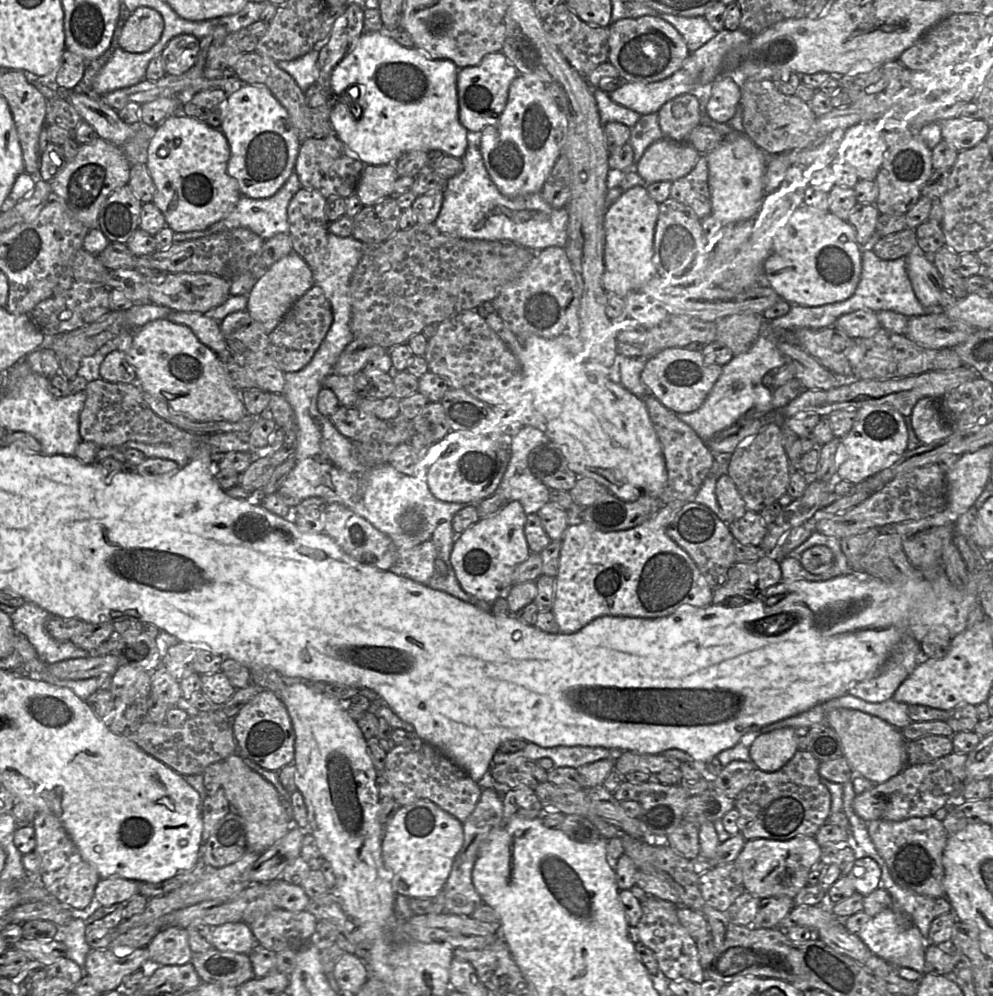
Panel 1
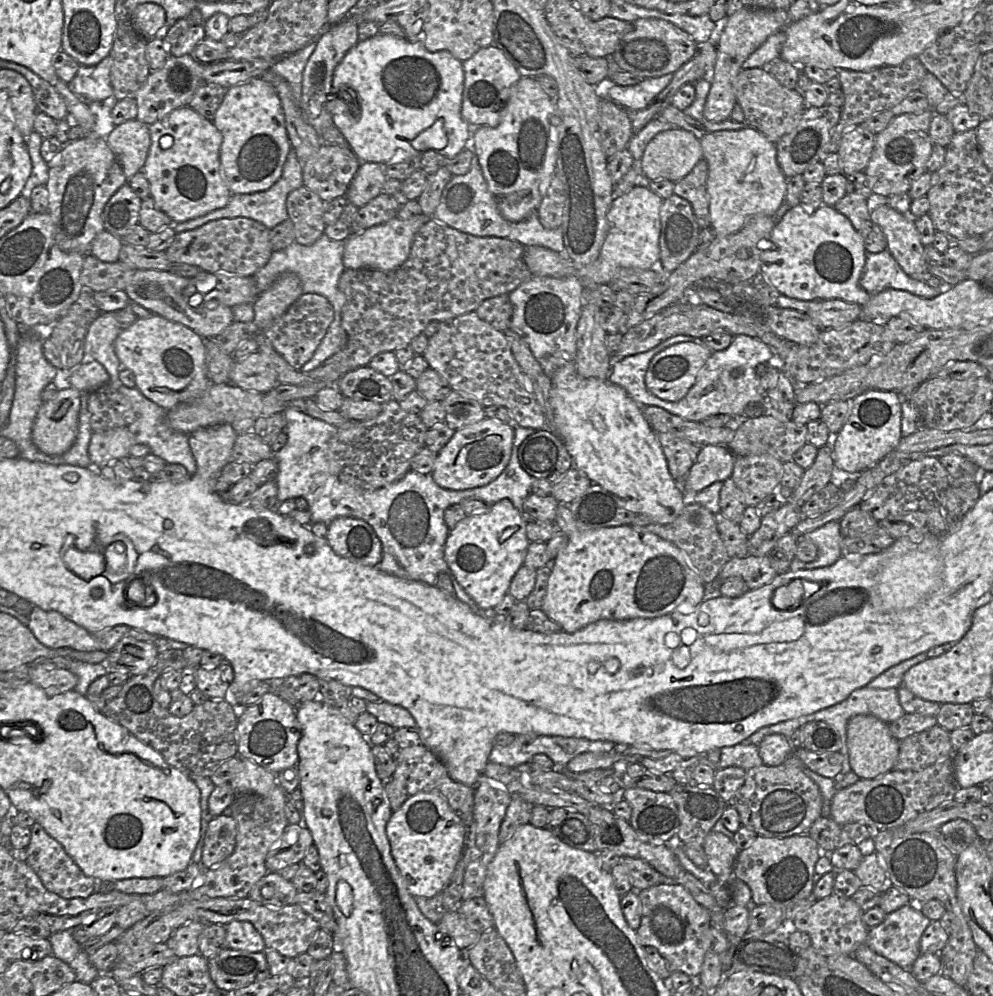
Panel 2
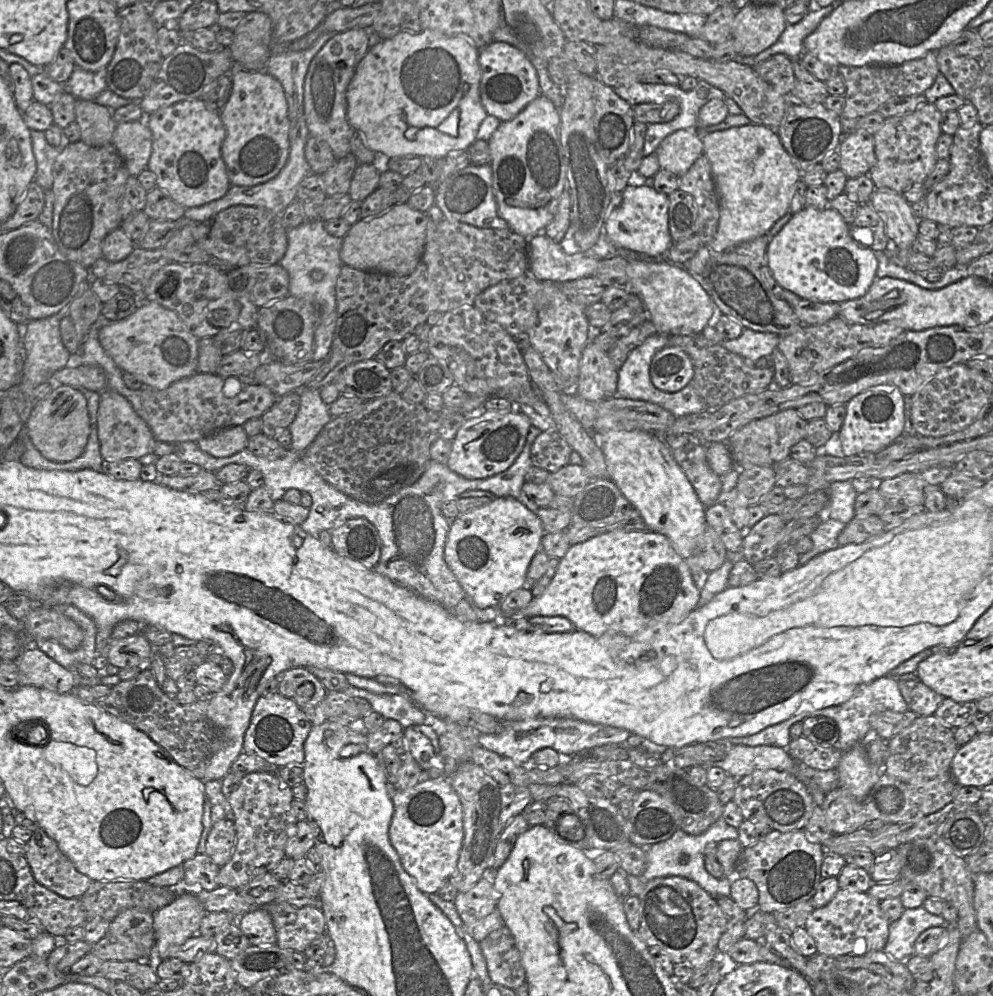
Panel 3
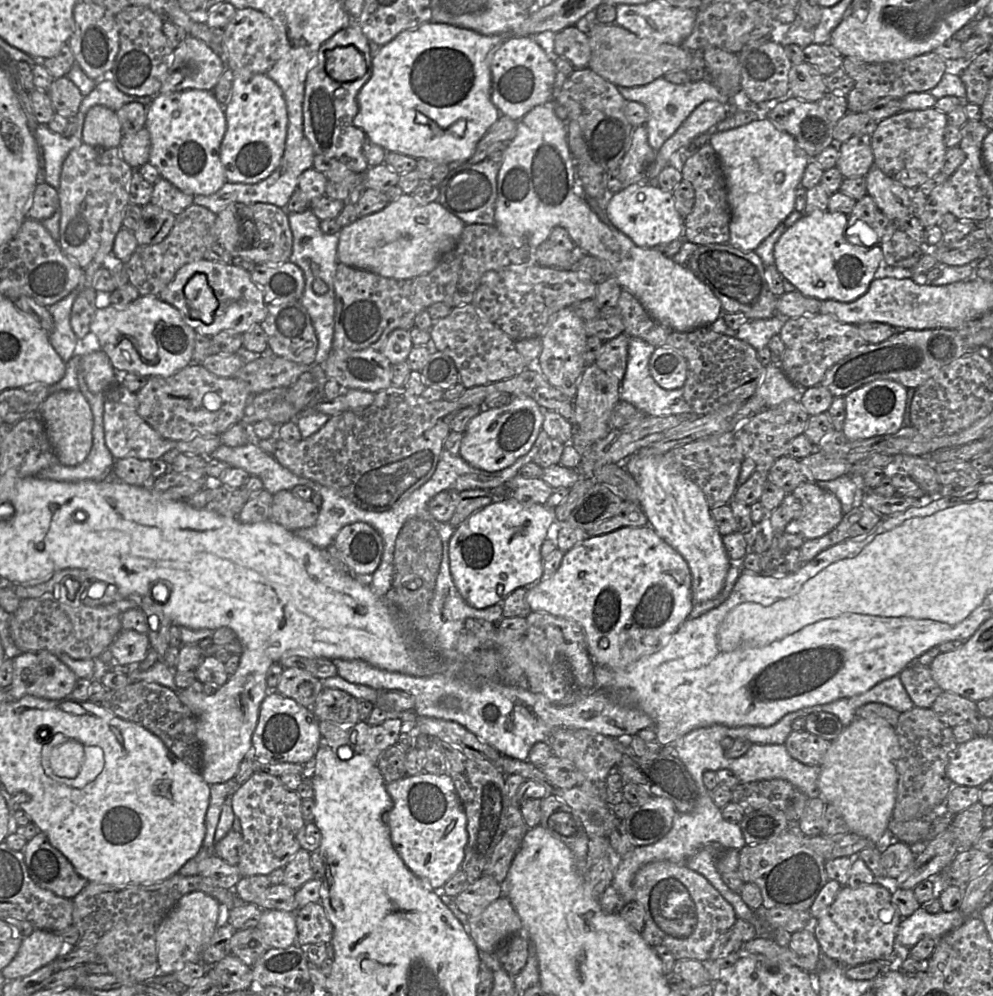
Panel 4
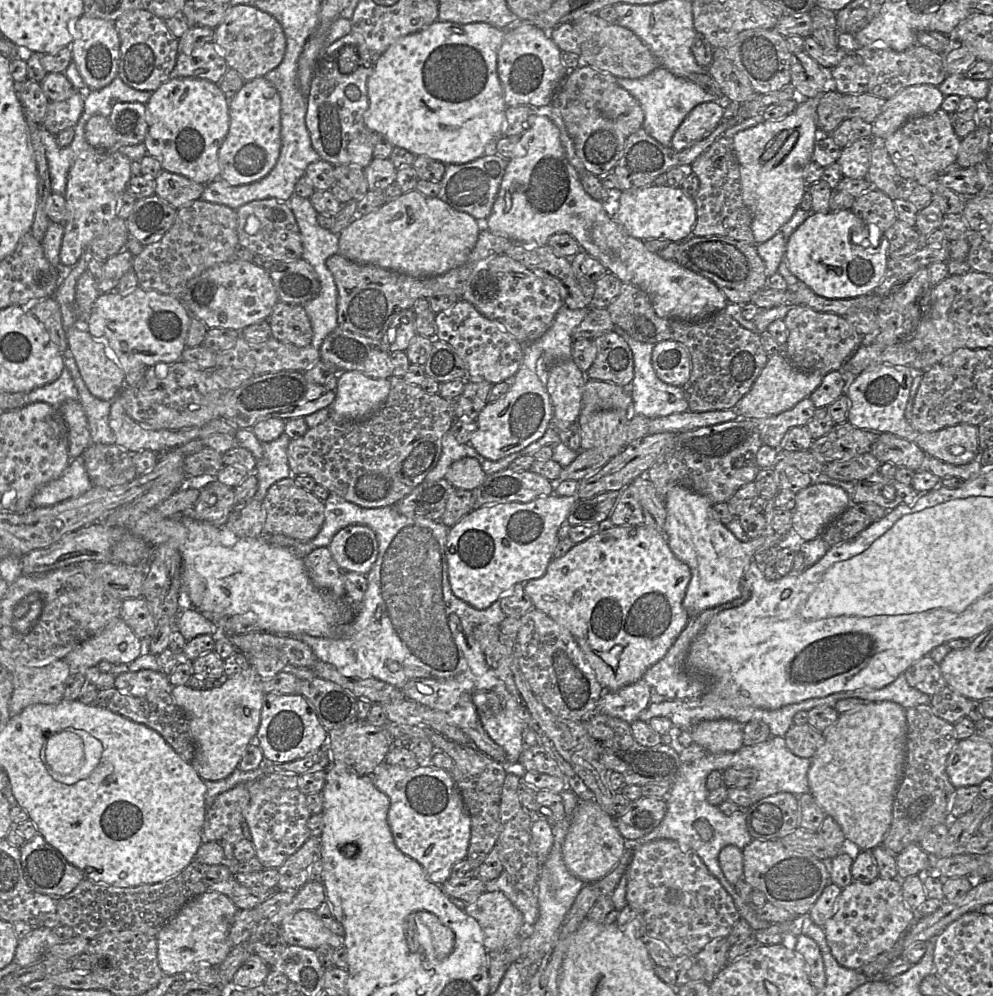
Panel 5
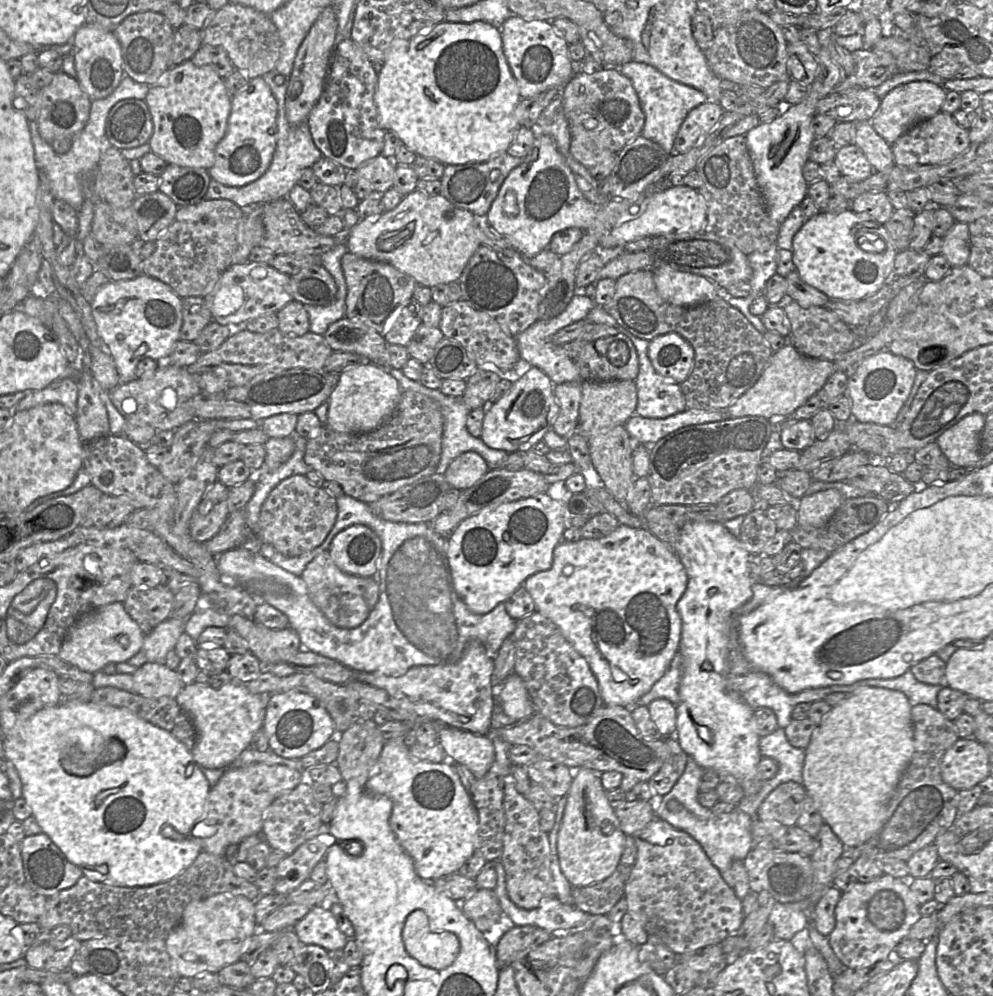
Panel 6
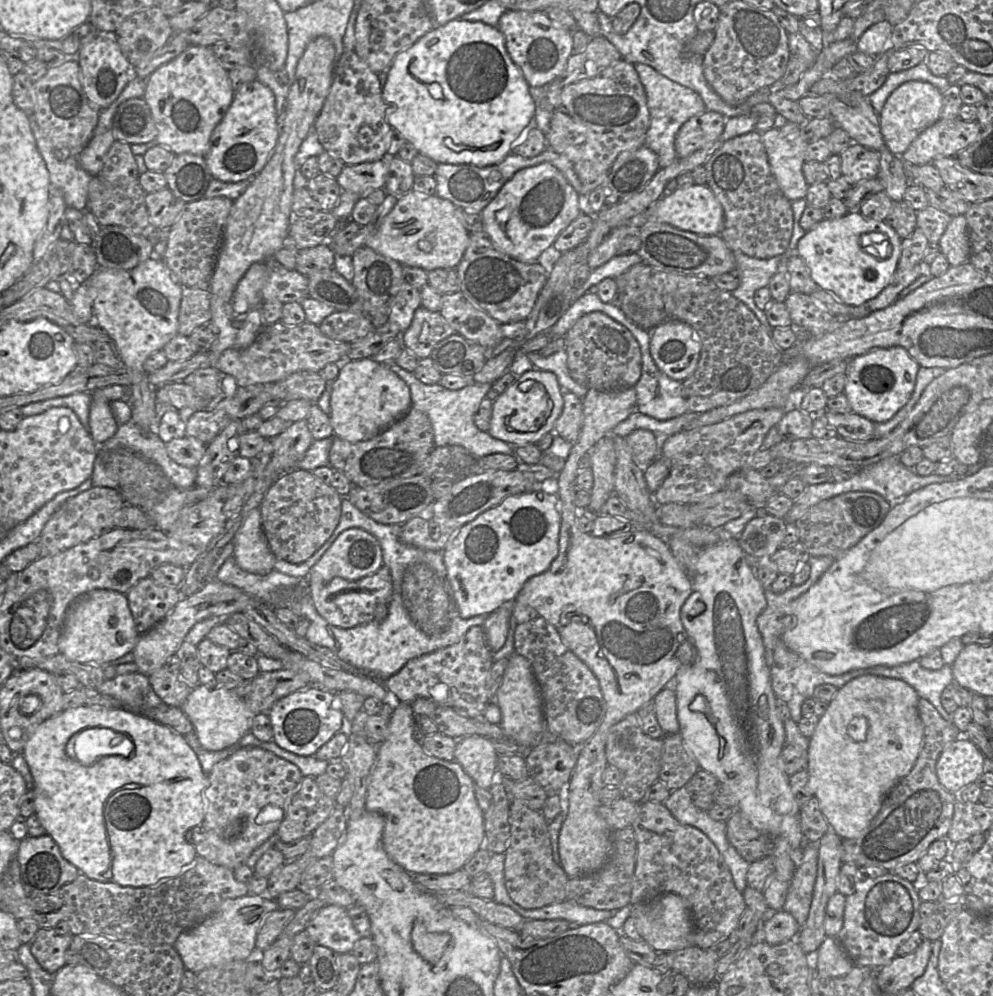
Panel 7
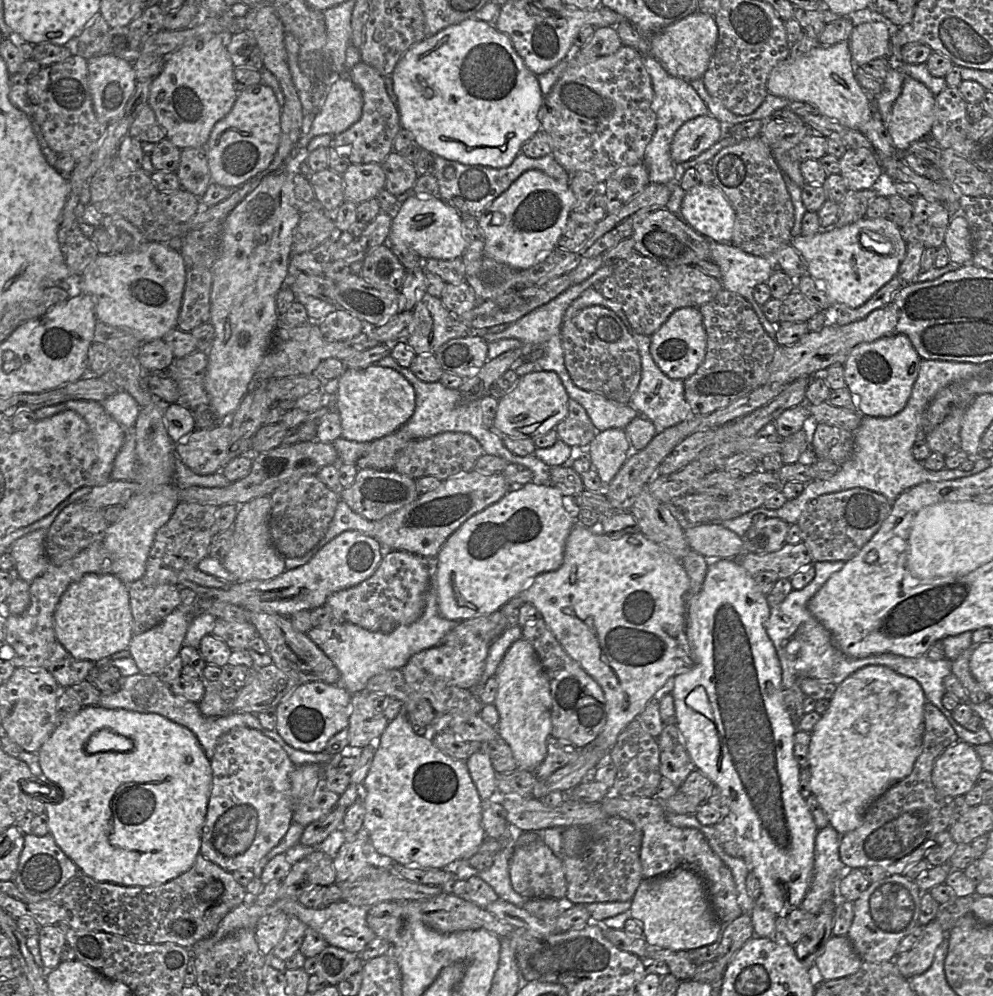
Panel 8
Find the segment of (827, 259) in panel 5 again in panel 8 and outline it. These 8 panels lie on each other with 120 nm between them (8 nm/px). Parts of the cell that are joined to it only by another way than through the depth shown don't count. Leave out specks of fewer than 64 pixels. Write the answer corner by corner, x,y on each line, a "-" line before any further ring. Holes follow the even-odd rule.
863,217
842,227
822,228
813,235
798,235
791,239
791,245
804,257
806,272
820,284
831,306
844,304
858,308
897,275
907,243
901,229
887,217
-
862,233
875,240
890,241
890,253
878,254
864,247
860,242

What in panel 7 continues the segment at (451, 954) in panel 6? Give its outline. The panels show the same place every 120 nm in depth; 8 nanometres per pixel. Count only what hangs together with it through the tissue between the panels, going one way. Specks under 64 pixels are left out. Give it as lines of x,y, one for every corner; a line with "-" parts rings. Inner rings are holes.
420,919
413,922
411,943
415,952
429,964
436,964
451,941
448,933
430,933
426,931

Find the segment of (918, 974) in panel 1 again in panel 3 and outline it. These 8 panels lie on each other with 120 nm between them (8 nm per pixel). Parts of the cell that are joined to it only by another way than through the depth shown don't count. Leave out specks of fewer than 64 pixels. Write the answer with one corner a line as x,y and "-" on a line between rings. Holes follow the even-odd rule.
922,906
905,909
898,920
890,923
883,952
896,961
905,962
914,955
914,943
923,931
945,924
942,915
933,915

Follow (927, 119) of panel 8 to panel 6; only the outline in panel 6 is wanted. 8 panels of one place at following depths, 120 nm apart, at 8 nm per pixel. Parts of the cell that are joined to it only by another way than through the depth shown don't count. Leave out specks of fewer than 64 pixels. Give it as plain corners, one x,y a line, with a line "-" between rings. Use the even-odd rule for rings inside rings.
916,80
899,85
881,99
879,108
870,120
871,125
887,143
893,144
912,126
940,112
945,97
943,86
933,82

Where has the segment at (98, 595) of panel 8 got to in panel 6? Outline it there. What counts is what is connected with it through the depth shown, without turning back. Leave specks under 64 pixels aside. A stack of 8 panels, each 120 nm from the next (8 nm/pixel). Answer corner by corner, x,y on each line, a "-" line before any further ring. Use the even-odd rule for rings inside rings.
114,602
81,615
68,630
58,656
83,671
96,673
109,663
127,662
142,649
144,637
139,625
126,612
124,603

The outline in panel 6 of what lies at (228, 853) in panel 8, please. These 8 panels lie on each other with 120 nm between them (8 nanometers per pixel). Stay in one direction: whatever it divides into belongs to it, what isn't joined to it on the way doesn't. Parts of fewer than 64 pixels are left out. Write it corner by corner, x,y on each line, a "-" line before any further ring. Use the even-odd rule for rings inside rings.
255,763
225,772
217,784
210,788
206,799
202,821
214,829
214,834
202,838
202,851
224,856
229,845
238,845
248,836
261,835
265,809
277,797
291,791
304,780
304,771
291,769
285,765

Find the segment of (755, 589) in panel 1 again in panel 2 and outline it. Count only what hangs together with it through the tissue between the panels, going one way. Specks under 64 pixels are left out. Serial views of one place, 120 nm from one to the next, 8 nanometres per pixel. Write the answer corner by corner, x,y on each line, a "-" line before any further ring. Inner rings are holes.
748,555
744,558
730,558
722,567
718,580
722,583
730,577
740,577
749,590
754,590
768,584
777,575
767,555
762,557

